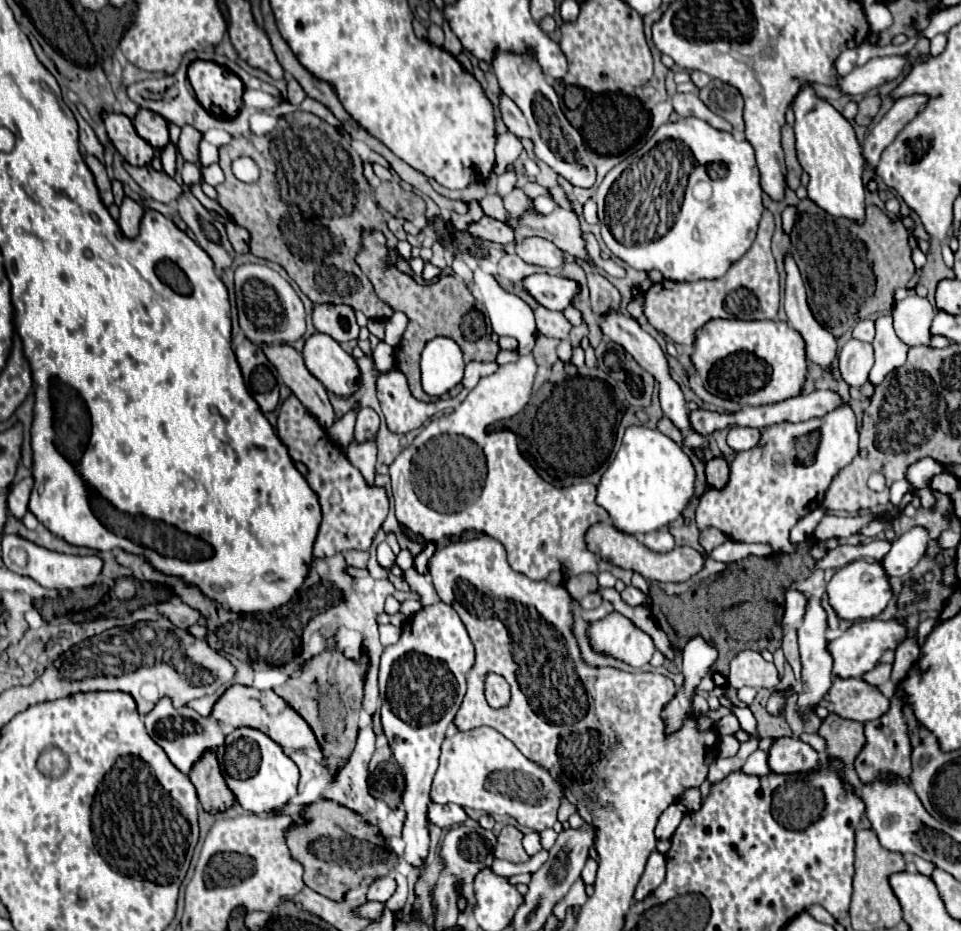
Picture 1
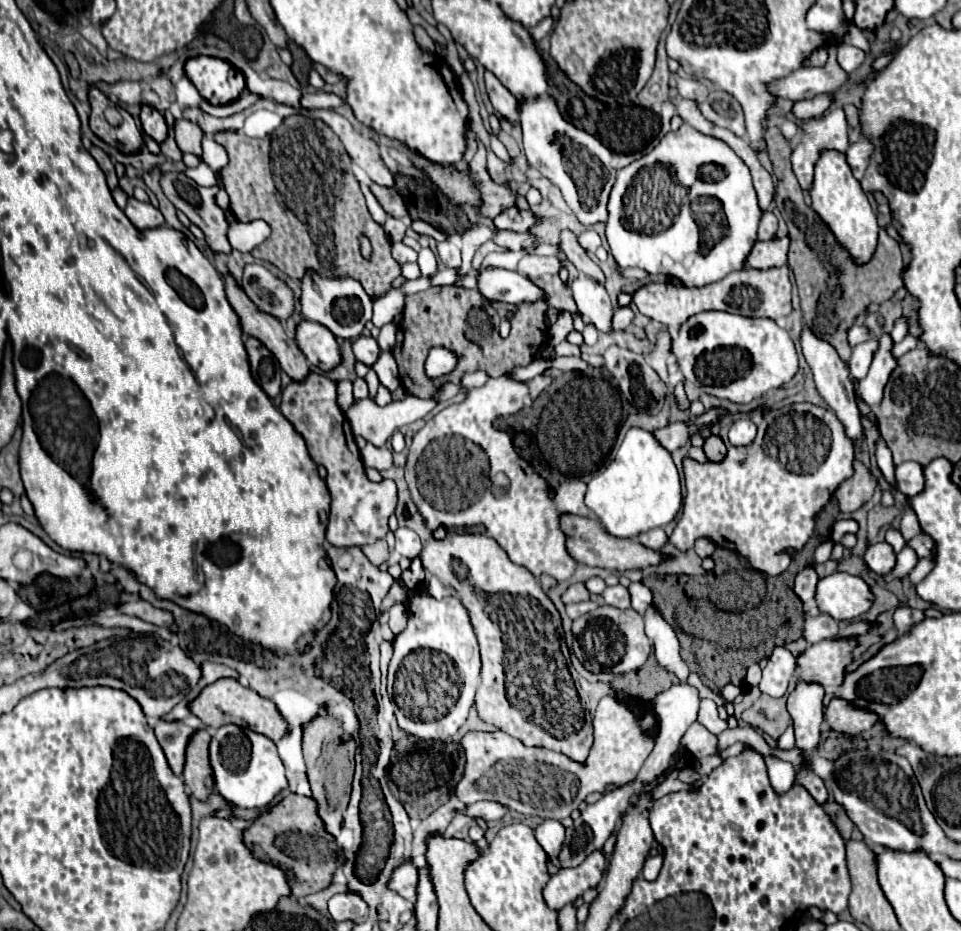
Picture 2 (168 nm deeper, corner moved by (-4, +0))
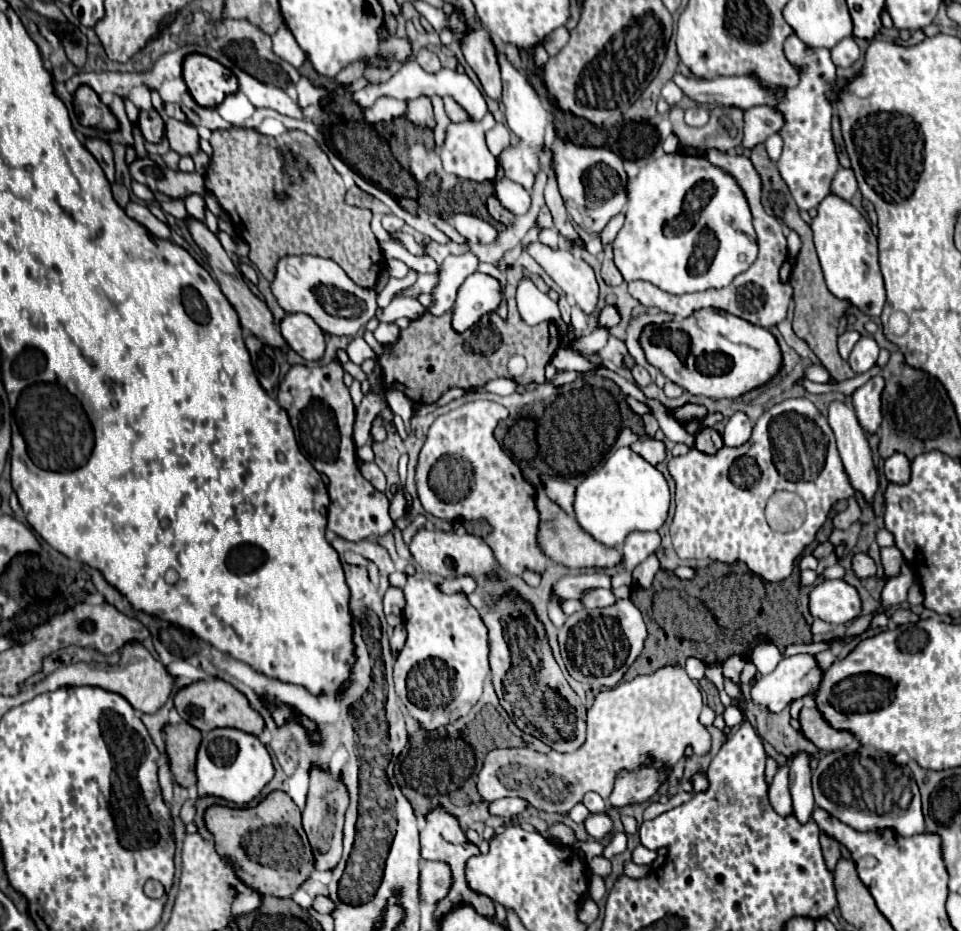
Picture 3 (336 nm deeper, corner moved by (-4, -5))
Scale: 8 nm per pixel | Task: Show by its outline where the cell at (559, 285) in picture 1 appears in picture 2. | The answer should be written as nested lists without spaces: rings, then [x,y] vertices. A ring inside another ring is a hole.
[[[487,267],[479,273],[477,289],[485,299],[501,301],[509,305],[535,301],[543,297],[543,291],[535,287],[525,275],[507,269],[497,269],[497,267]]]

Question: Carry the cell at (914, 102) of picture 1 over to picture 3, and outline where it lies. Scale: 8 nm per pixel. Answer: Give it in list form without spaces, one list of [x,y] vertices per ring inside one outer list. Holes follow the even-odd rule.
[[[841,168],[837,172],[837,176],[831,182],[831,192],[845,198],[845,200],[853,198],[853,194],[857,192],[857,180],[855,180],[853,168]]]

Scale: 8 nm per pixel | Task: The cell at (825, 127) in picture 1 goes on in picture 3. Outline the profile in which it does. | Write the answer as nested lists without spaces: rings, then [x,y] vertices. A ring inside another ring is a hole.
[[[829,192],[817,206],[817,216],[811,220],[813,242],[821,260],[827,288],[837,296],[849,300],[867,316],[879,316],[885,306],[885,286],[879,268],[877,236],[867,218],[847,200]]]

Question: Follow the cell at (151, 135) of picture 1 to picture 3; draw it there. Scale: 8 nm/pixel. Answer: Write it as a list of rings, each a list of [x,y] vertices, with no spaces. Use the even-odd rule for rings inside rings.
[[[141,110],[137,126],[147,142],[155,142],[155,144],[161,142],[163,132],[165,132],[165,124],[163,124],[157,110]]]

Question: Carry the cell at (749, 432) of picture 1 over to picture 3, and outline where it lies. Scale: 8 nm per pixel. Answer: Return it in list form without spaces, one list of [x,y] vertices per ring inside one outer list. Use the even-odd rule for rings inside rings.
[[[735,412],[729,418],[729,422],[725,426],[725,432],[723,432],[725,446],[743,446],[751,438],[751,430],[753,430],[753,424],[747,418],[747,414]]]

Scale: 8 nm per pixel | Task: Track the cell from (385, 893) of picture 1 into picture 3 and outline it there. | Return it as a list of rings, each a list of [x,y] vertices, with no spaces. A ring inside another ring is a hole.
[[[423,862],[423,864],[425,868],[419,880],[419,894],[425,902],[435,904],[449,892],[449,882],[451,882],[449,866],[445,866],[443,862]]]

